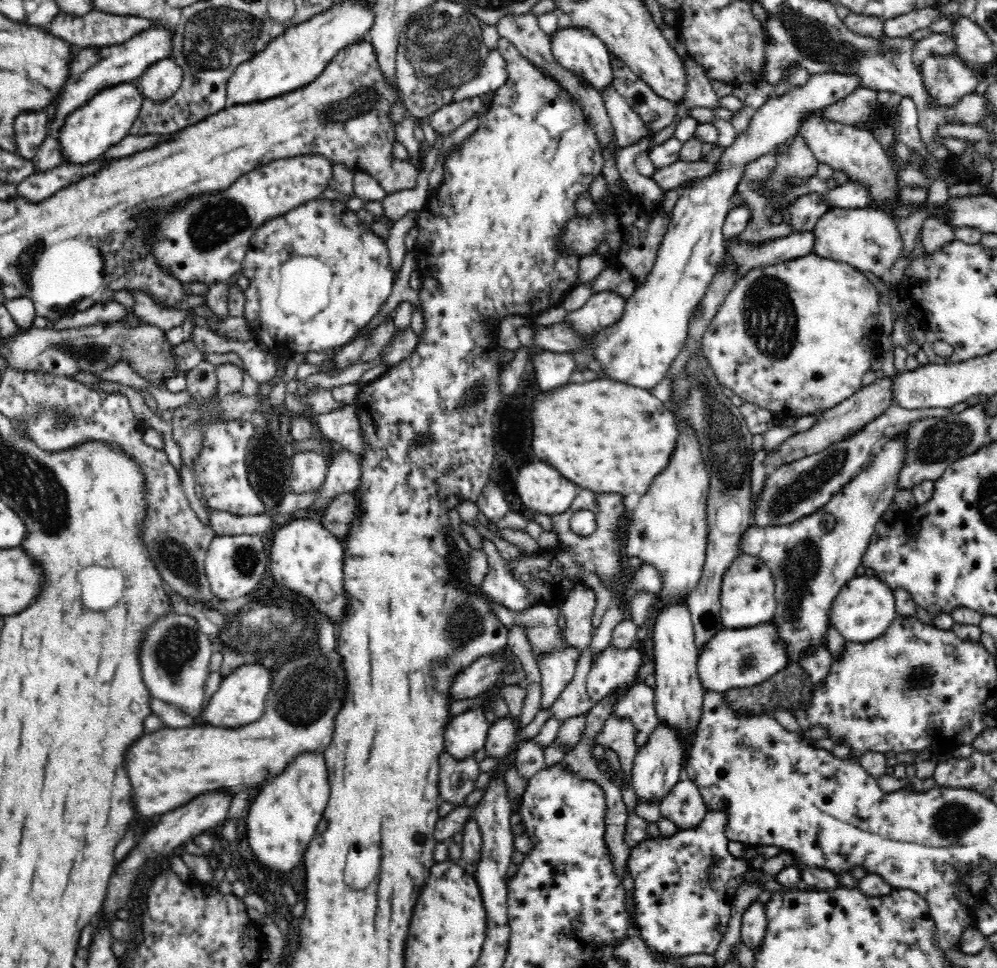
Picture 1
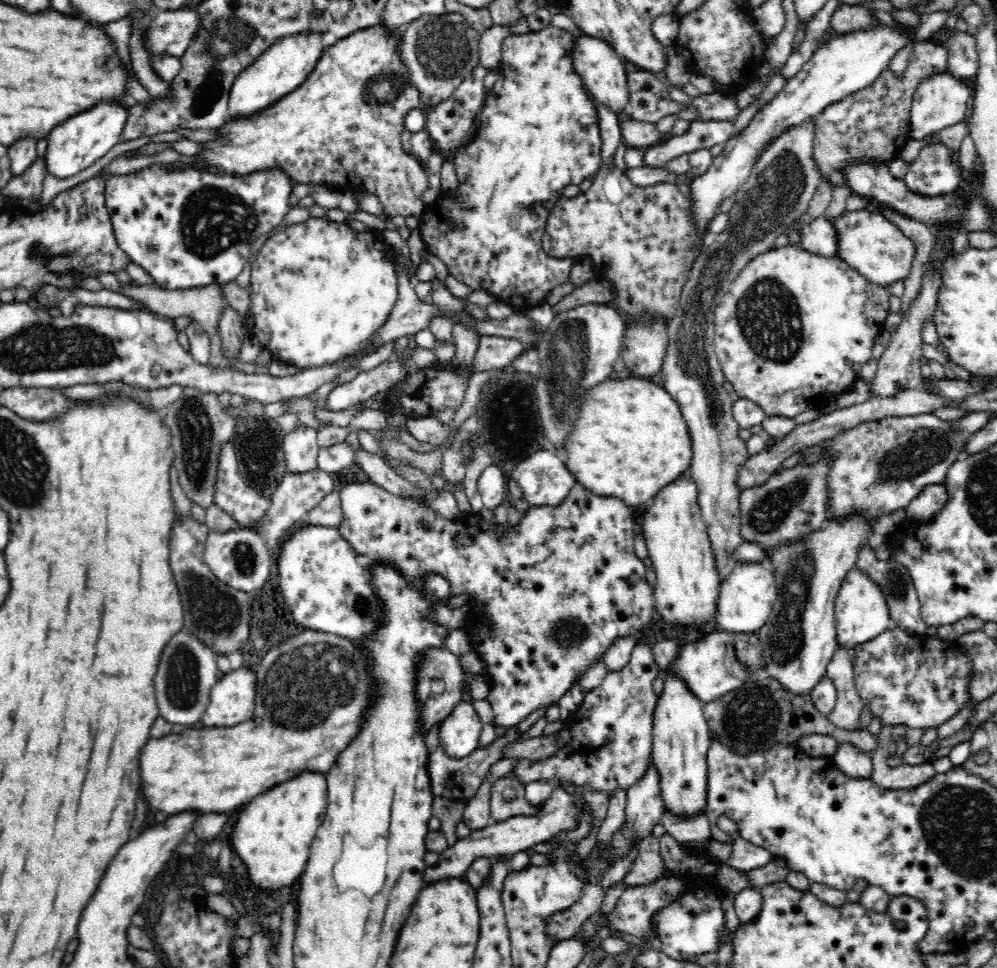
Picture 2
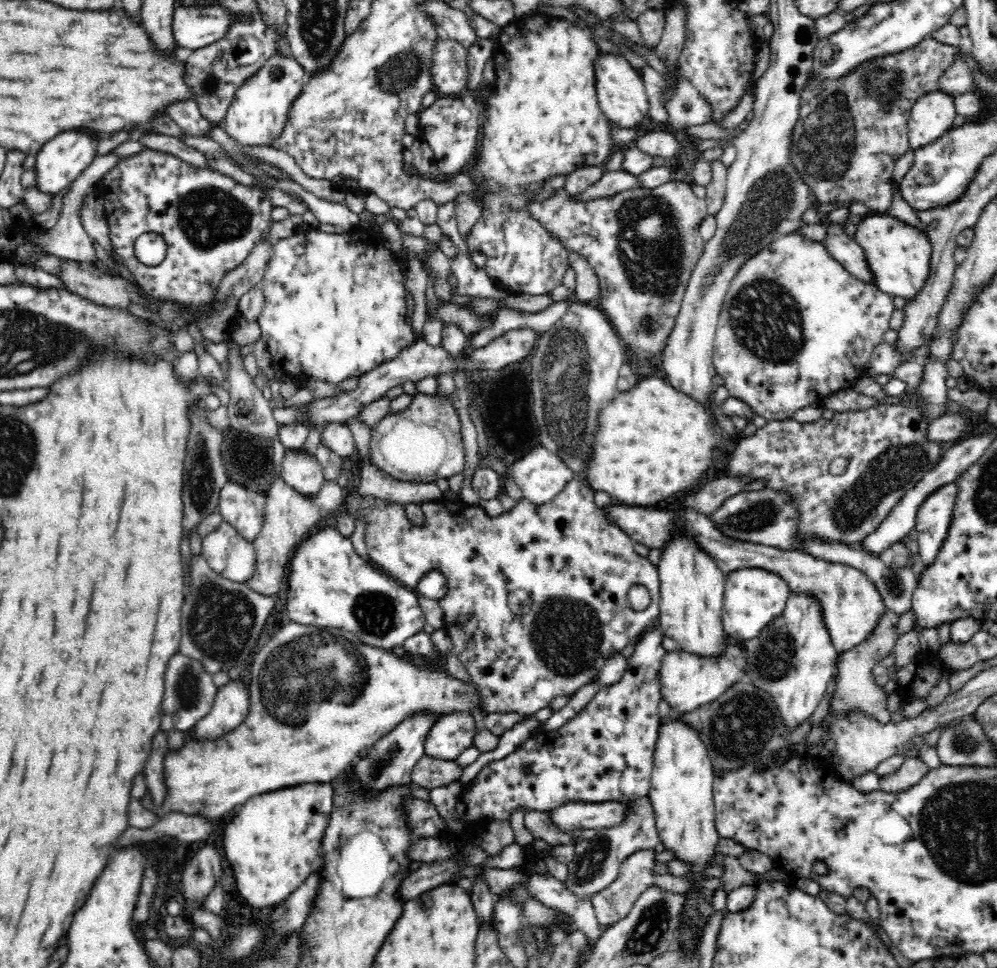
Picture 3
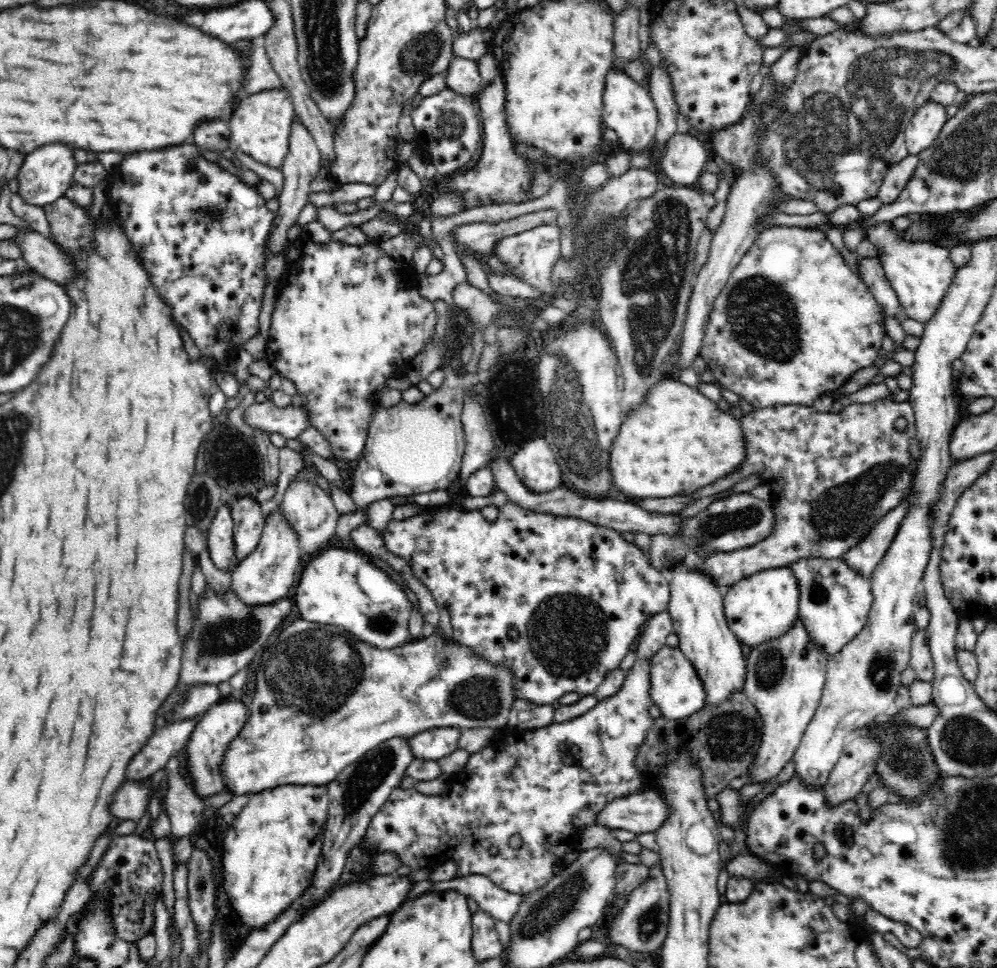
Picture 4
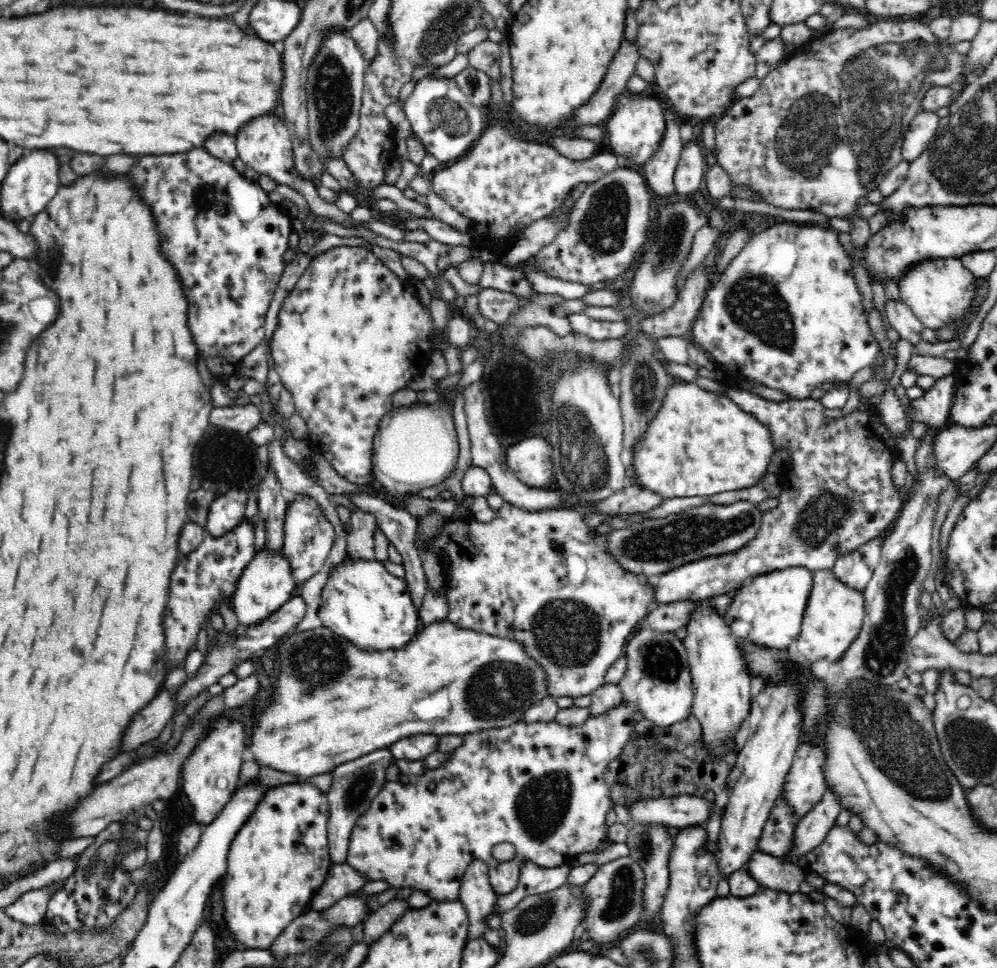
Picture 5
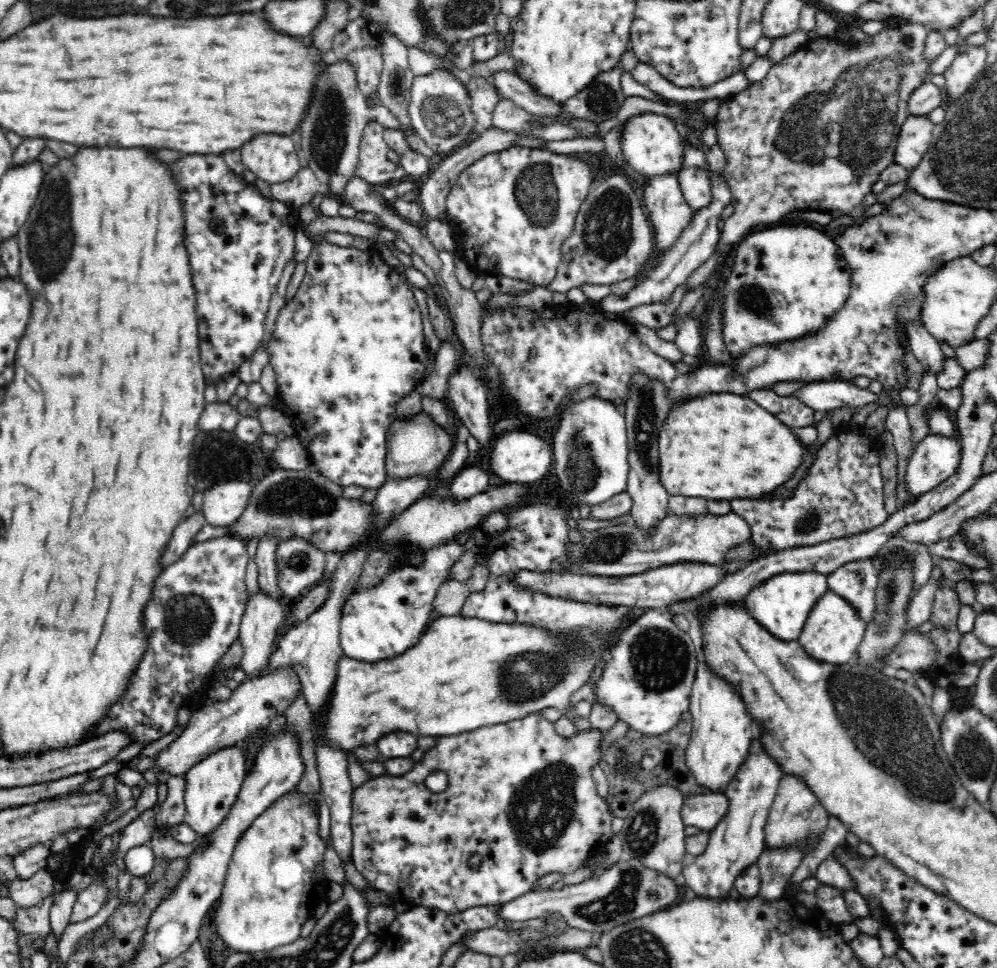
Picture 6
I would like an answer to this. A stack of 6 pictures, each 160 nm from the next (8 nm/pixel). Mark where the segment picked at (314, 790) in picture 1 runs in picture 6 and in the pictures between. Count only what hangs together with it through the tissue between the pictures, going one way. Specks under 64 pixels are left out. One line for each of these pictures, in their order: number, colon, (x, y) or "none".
2: (273, 836)
3: (272, 844)
4: (271, 850)
5: (277, 861)
6: (275, 880)

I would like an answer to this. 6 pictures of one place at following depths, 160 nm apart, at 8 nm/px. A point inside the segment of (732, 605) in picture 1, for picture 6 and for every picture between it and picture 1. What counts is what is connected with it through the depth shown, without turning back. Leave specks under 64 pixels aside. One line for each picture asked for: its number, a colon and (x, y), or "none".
2: (747, 593)
3: (753, 596)
4: (764, 605)
5: (768, 610)
6: (781, 604)

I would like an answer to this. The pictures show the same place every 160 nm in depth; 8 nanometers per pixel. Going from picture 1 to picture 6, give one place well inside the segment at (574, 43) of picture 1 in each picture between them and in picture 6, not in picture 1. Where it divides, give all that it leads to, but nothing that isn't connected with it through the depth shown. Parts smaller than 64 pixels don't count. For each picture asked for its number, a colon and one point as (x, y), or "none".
2: (603, 73)
3: (621, 94)
4: (627, 107)
5: (637, 124)
6: (651, 145)

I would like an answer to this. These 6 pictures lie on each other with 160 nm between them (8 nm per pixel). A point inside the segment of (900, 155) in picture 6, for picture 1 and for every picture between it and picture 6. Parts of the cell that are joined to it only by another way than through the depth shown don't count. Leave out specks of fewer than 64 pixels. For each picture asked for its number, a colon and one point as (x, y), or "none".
1: (947, 77)
2: (939, 101)
3: (933, 114)
4: (926, 122)
5: (925, 125)

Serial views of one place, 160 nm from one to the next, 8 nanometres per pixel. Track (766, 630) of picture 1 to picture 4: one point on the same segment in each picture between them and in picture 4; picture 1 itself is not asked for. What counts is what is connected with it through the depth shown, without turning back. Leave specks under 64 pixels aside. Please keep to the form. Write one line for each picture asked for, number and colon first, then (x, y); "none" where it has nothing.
2: (700, 664)
3: (688, 681)
4: (677, 691)

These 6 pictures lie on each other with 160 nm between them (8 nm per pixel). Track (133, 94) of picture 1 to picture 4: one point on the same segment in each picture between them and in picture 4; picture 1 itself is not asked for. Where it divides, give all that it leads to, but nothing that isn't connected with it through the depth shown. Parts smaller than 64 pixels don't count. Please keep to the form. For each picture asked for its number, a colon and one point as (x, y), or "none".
2: (80, 141)
3: (58, 164)
4: (47, 173)

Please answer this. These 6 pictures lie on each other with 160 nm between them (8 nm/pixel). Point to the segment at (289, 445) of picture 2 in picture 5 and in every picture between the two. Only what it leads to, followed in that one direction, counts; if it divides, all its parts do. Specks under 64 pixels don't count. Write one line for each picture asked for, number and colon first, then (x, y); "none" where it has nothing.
3: (301, 470)
4: (310, 510)
5: (308, 535)

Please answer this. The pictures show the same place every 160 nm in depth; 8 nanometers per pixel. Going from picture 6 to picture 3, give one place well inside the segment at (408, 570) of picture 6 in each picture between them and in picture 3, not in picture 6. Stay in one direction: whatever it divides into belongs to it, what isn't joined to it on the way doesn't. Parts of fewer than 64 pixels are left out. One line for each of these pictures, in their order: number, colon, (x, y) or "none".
3: (329, 584)
4: (337, 586)
5: (361, 602)

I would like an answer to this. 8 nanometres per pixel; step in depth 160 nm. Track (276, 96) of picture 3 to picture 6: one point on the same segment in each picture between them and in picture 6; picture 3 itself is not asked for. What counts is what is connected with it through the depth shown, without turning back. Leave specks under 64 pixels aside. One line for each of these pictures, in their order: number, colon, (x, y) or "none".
4: (261, 126)
5: (265, 144)
6: (272, 157)

